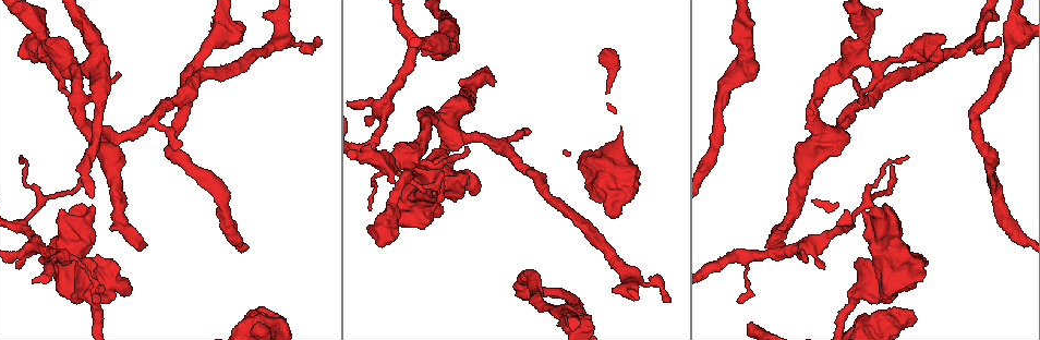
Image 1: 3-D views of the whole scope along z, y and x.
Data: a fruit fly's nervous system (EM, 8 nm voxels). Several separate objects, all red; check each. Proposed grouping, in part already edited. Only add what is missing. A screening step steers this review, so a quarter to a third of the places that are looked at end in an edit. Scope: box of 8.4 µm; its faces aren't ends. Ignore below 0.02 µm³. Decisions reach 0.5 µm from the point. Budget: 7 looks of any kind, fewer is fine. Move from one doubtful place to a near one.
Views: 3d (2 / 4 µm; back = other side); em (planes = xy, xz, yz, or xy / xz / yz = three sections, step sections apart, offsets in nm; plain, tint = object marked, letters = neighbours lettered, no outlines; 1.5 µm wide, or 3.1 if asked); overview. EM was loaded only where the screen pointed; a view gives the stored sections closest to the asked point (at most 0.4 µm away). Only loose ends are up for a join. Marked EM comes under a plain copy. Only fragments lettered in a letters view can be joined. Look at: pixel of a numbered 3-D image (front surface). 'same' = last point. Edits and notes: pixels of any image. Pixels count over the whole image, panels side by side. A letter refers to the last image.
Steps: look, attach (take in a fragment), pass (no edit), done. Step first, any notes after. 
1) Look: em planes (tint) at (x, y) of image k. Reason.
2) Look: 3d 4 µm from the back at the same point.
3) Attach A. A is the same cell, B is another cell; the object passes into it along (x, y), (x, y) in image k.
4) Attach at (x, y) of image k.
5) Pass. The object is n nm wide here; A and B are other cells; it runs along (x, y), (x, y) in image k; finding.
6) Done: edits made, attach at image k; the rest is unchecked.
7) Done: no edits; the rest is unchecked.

Look: em planes (letters) at (18, 268) of image 1. Tapers out.

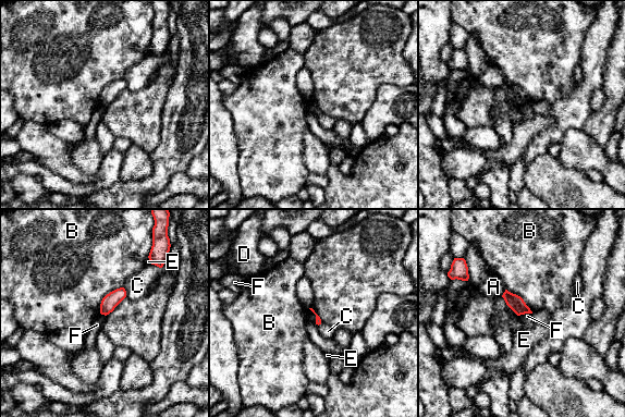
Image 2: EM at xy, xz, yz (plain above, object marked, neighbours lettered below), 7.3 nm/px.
Pass. A, B, C, D, E and F are other cells; a border runs along (530, 313), (518, 316) in image 2; no lettered fragment goes on from it.

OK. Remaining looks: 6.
Look: em planes (letters) at (489, 80) of image 1. End of a long branch.

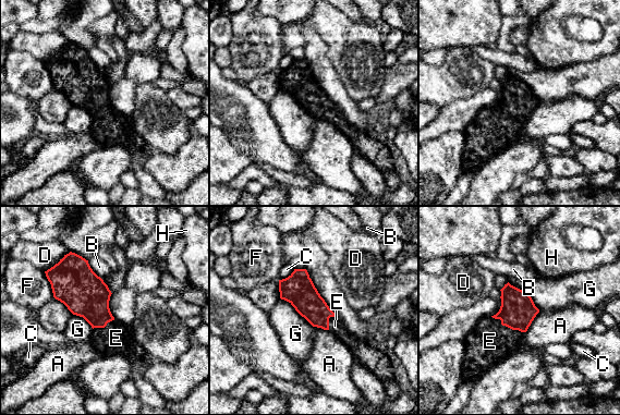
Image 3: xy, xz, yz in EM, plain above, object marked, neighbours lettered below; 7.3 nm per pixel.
Attach E. E is the same cell, A, B, C, D, F, G and H are other cells; the object passes into it along (518, 310), (507, 326), (489, 341) in image 3; the cell continues.

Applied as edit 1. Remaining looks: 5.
Look: overview.

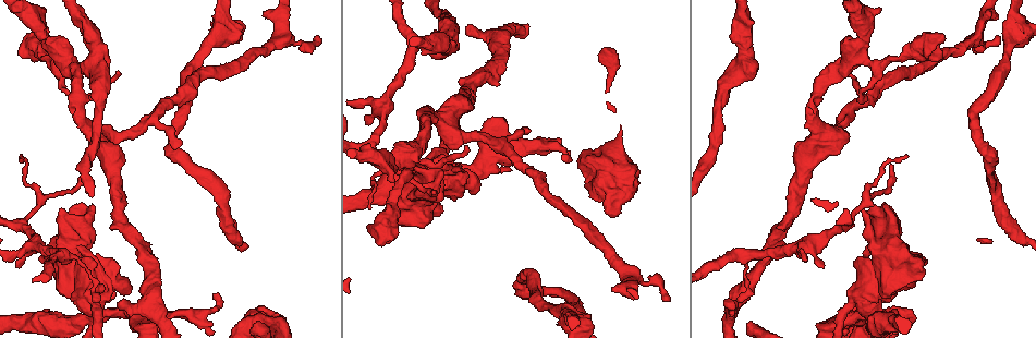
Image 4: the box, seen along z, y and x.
Look: em yz step 8 (tint) at (120, 74) of image 4. Tapers out.

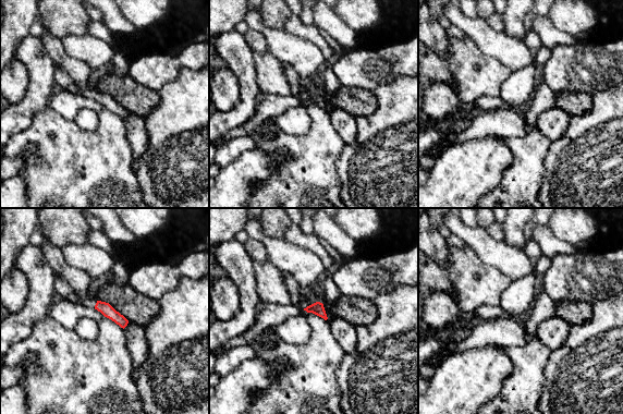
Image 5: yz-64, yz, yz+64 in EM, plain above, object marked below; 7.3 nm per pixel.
Look: em yz step 8 (letters) at the same point. See the neighbours.

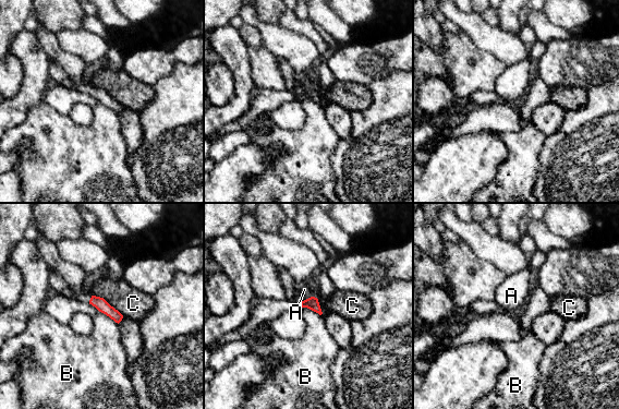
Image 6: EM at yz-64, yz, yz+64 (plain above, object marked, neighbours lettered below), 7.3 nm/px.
Attach A. A is the same cell, B and C are other cells; the object passes into it along (312, 303), (306, 299), (304, 289) in image 6; it goes on there.

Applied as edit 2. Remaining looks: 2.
Done: edits made, attach at image 3, attach at image 6; the rest is unchecked.

